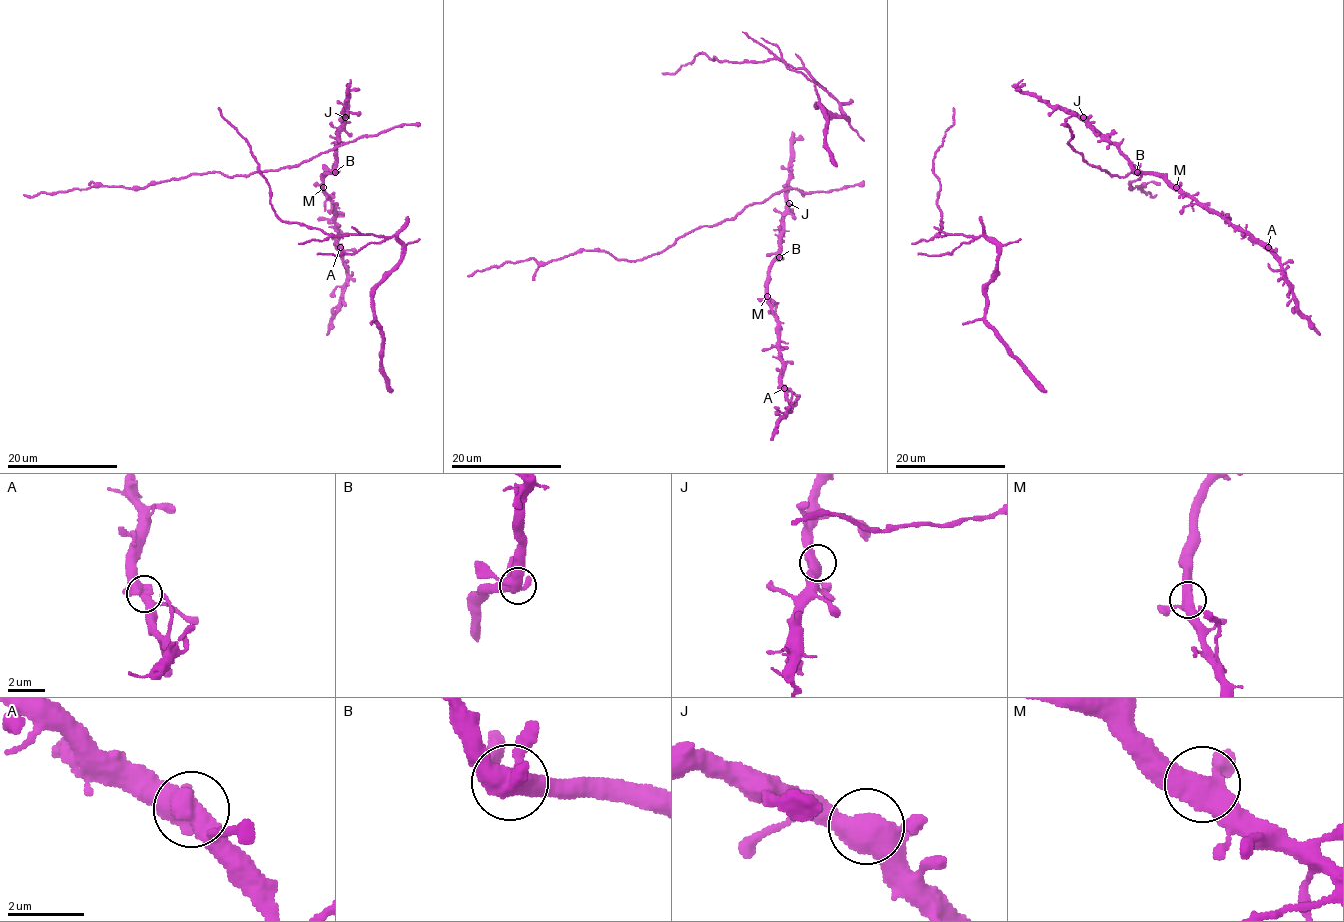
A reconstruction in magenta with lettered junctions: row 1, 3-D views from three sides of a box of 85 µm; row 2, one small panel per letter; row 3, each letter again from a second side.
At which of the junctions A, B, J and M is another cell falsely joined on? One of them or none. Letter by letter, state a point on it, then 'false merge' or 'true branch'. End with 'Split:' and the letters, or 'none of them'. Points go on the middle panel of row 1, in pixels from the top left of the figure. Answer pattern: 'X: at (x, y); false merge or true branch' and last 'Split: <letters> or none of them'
A: at (784, 388); true branch
B: at (779, 257); true branch
J: at (789, 203); true branch
M: at (767, 296); true branch
Split: none of them

